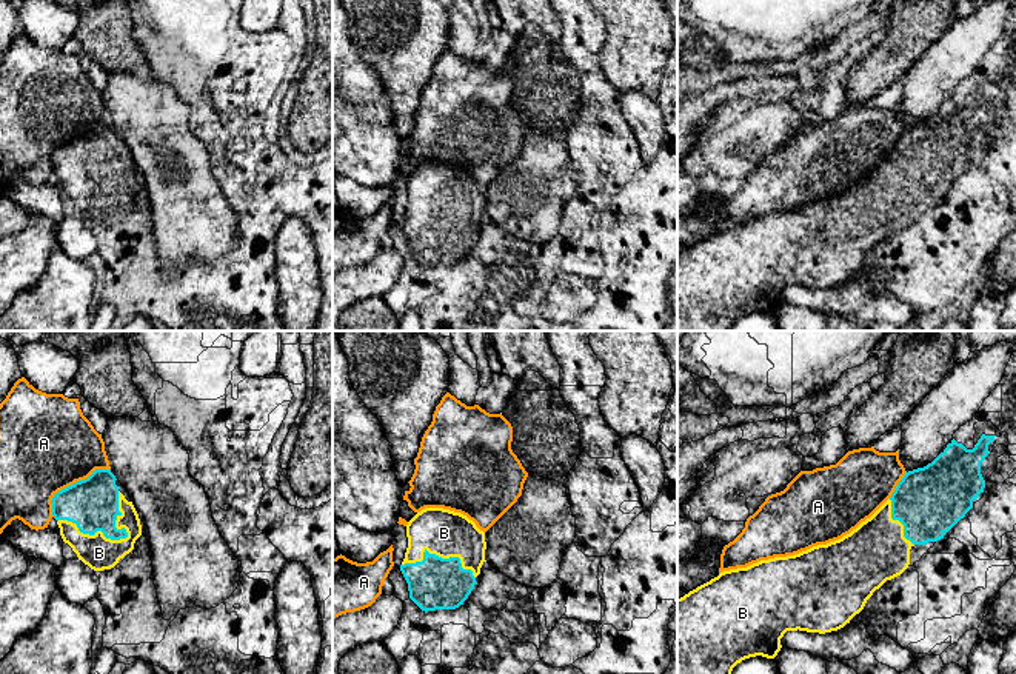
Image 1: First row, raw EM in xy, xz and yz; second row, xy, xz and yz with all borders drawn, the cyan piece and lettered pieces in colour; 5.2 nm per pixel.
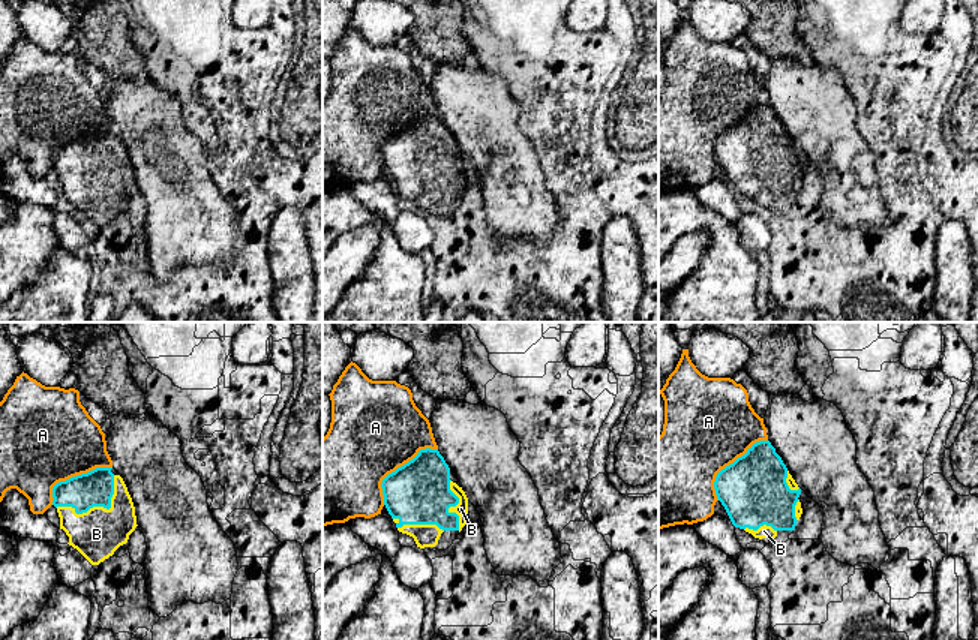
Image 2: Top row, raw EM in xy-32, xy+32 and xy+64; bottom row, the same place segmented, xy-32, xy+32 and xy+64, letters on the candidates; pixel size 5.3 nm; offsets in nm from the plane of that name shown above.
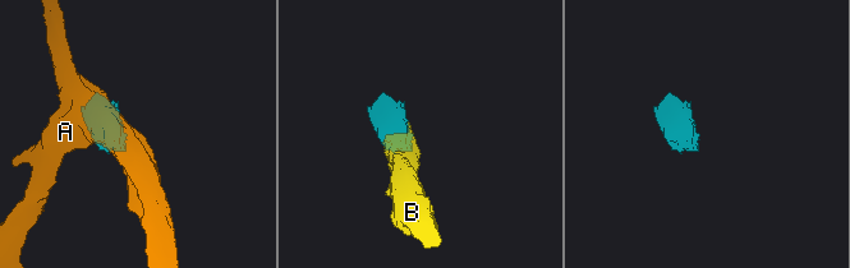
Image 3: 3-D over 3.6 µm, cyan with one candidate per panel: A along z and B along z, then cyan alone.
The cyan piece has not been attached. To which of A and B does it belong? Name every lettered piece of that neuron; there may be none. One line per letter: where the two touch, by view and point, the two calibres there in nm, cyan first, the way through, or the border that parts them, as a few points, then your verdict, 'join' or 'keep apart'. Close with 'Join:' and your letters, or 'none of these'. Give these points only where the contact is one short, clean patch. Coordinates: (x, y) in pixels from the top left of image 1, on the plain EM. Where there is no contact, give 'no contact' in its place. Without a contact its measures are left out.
A: meets cyan in xy at (74, 139); 280 nm thick on the cyan side, 480 nm on the other; keep apart
B: meets cyan in xy at (93, 190); 280 nm thick on the cyan side, 180 nm on the other; join
Join: B

